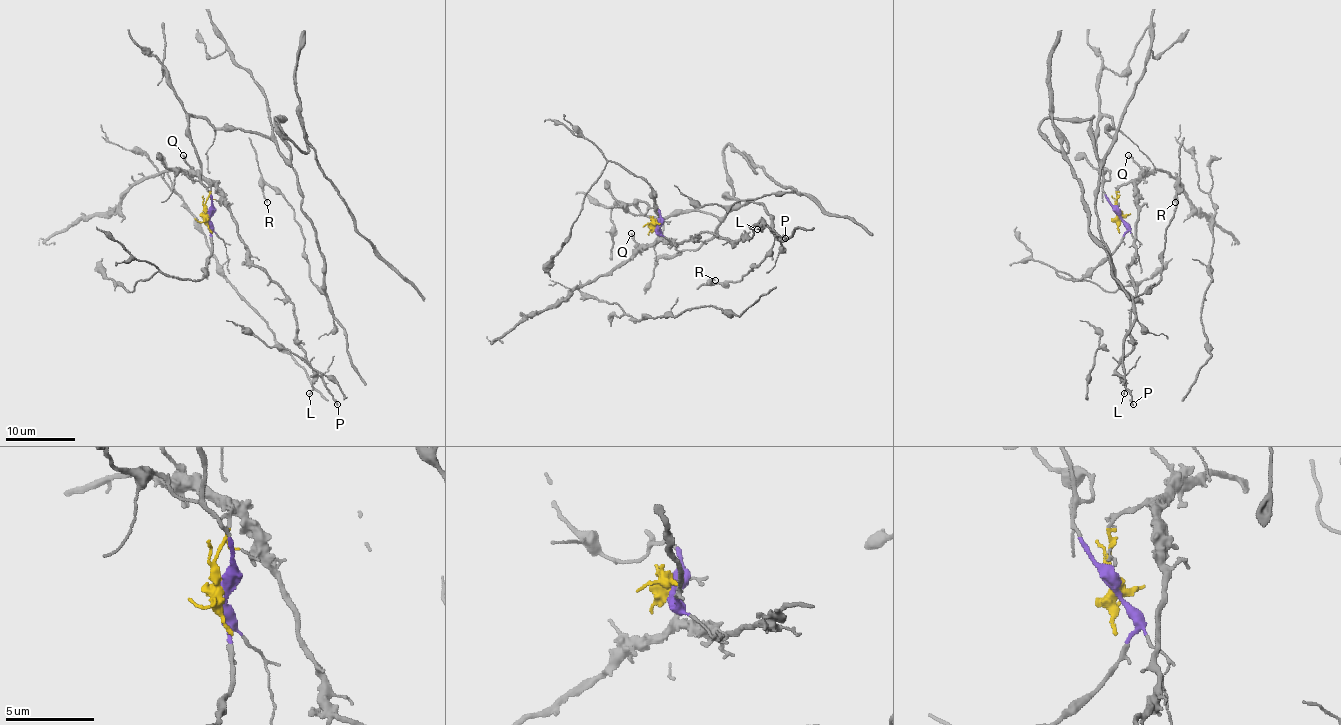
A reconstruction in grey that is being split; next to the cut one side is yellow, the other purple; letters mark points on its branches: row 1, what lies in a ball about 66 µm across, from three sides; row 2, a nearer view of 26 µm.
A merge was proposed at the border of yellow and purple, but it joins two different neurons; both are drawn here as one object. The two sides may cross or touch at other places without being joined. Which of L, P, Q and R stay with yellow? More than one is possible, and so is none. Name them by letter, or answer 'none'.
L, P, Q

